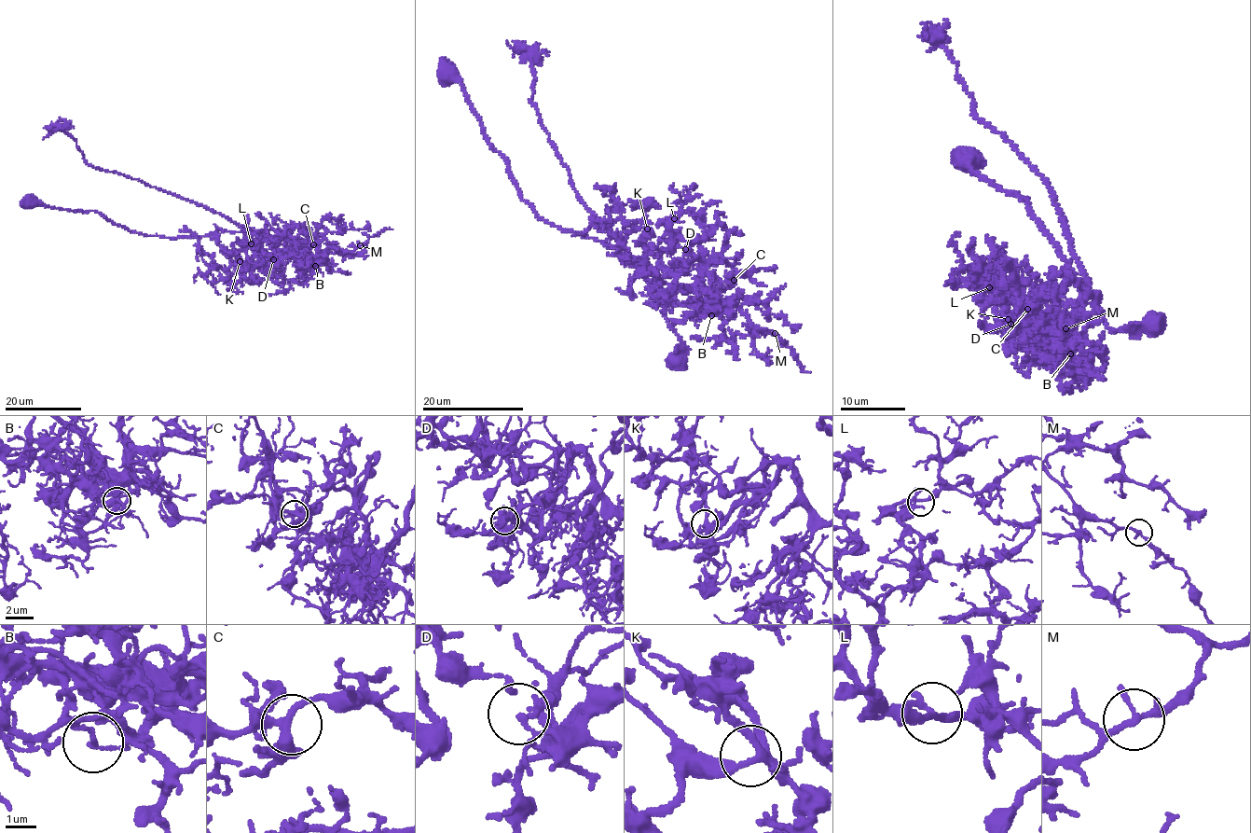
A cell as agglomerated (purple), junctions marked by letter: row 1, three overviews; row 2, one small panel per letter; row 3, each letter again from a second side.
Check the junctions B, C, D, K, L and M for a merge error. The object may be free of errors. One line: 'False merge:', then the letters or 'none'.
False merge: B

